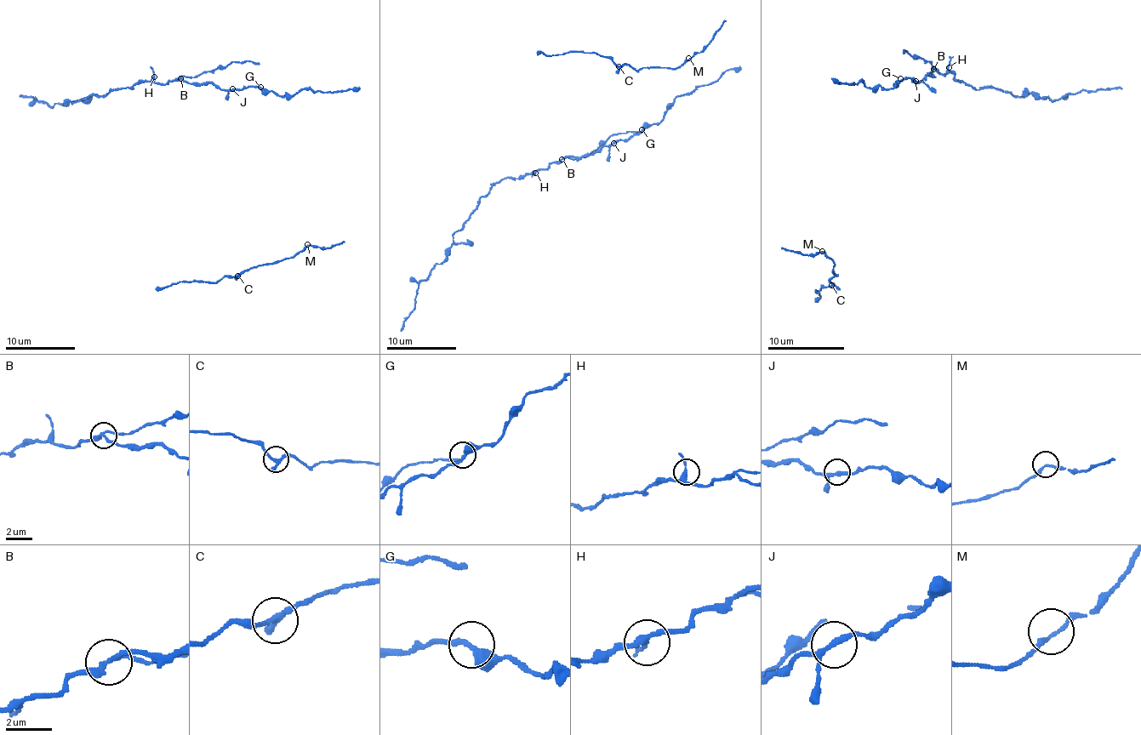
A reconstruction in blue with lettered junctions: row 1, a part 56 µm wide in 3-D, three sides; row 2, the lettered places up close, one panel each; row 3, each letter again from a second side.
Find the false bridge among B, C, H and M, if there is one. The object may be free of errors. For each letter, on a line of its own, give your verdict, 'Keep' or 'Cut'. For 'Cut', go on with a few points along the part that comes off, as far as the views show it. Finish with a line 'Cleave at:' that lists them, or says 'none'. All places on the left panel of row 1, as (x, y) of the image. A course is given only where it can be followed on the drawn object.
B: Cut. Course of the part to remove: (180, 78), (222, 88), (262, 87), (280, 96), (293, 96), (310, 88), (343, 93), (360, 87)
C: Keep
H: Keep
M: Keep
Cleave at: B

